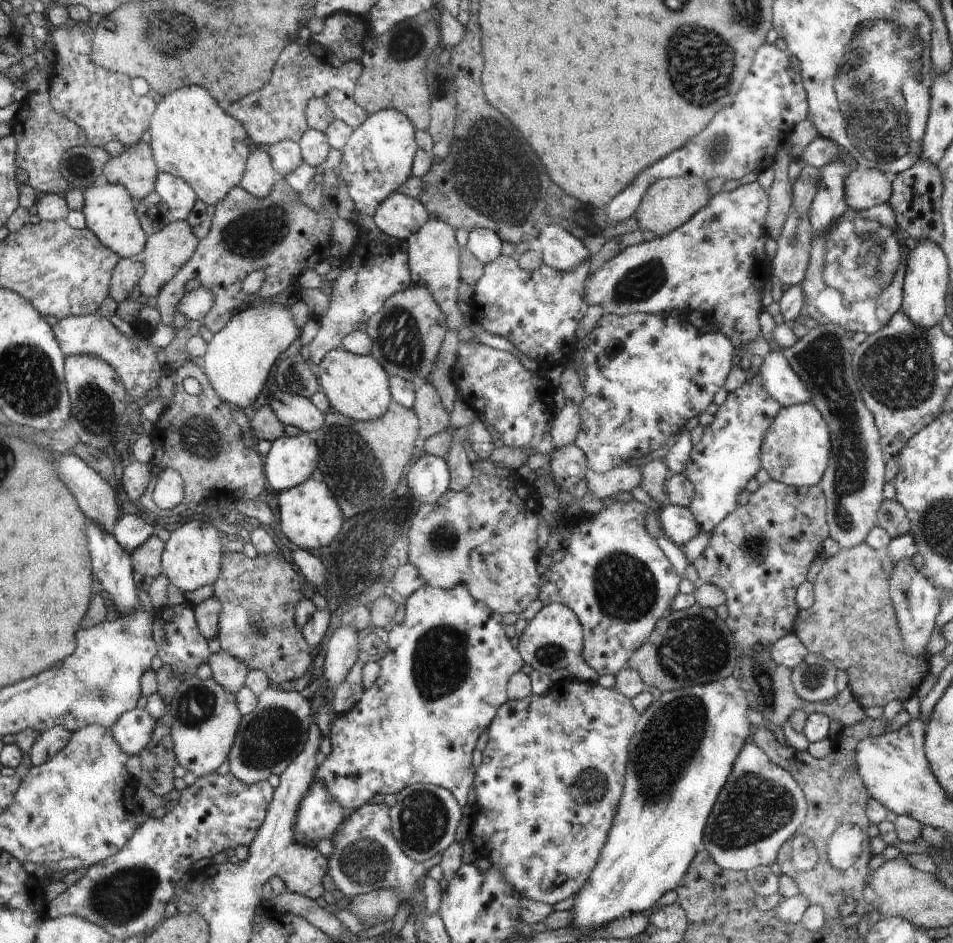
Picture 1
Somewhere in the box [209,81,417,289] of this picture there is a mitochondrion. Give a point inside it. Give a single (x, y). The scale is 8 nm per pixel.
(245, 236)

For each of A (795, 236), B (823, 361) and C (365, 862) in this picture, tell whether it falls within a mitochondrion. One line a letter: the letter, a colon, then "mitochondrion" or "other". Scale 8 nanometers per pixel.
A: mitochondrion
B: mitochondrion
C: mitochondrion

